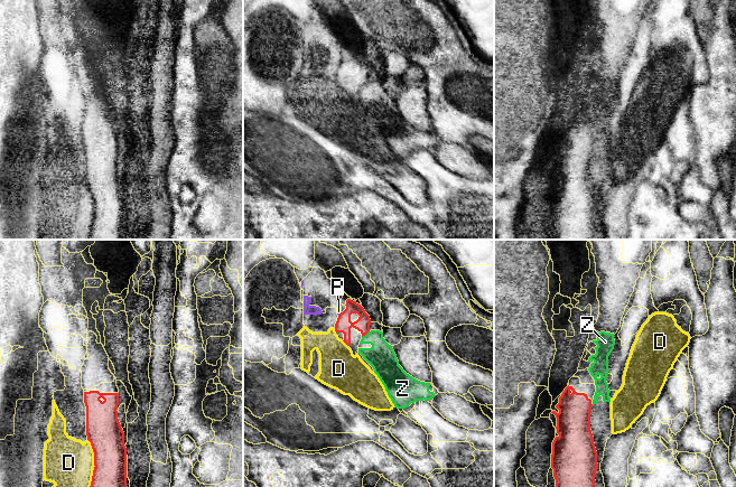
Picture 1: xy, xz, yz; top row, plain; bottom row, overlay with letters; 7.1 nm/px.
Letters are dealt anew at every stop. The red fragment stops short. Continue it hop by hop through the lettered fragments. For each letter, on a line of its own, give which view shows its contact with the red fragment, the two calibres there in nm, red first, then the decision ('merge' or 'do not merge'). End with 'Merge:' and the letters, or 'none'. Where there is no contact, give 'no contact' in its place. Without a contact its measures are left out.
D: xy | 260/360 nm | do not merge
P: xz | 110/20 nm | do not merge
Z: xz | 110/200 nm | do not merge
Merge: none

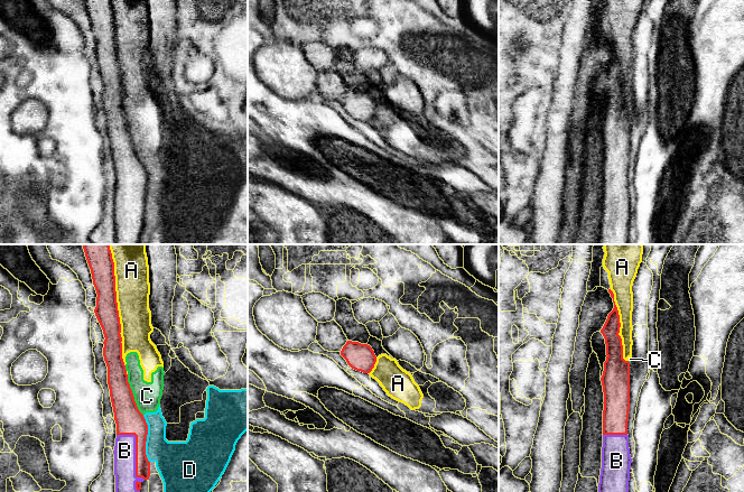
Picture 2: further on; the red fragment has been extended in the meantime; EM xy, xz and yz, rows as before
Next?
A: xy | 160/240 nm | do not merge
B: xy | 200/160 nm | merge
C: xy | 200/190 nm | do not merge
D: xy | 200/260 nm | do not merge
Merge: B

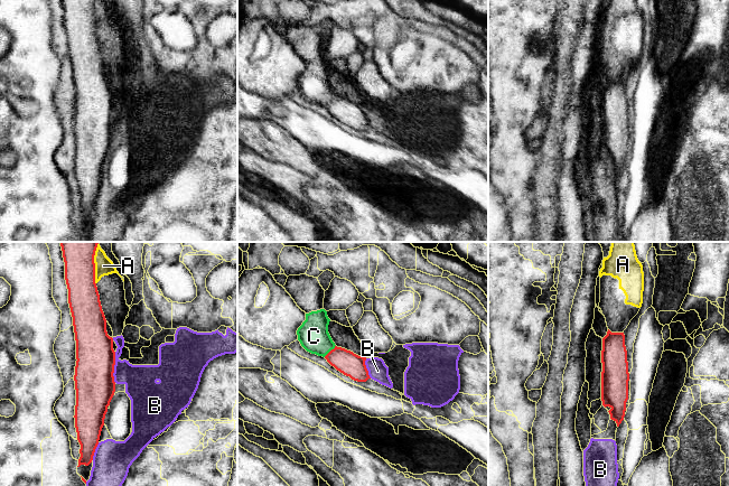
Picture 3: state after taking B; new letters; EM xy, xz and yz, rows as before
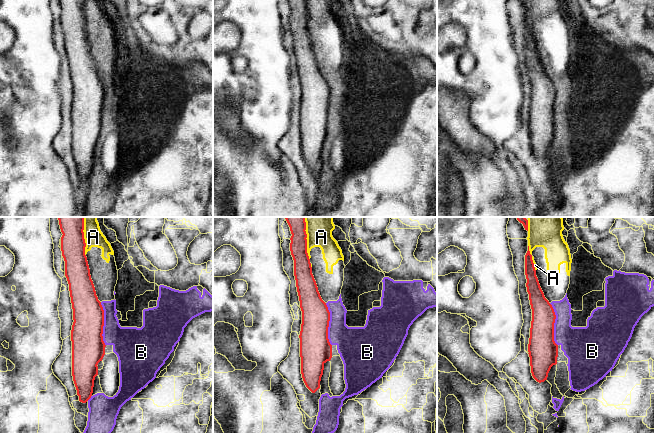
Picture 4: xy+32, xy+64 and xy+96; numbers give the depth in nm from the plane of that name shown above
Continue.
A: xy | 220/130 nm | do not merge
B: xy | 280/240 nm | do not merge
C: xz | 170/220 nm | do not merge
Merge: none

